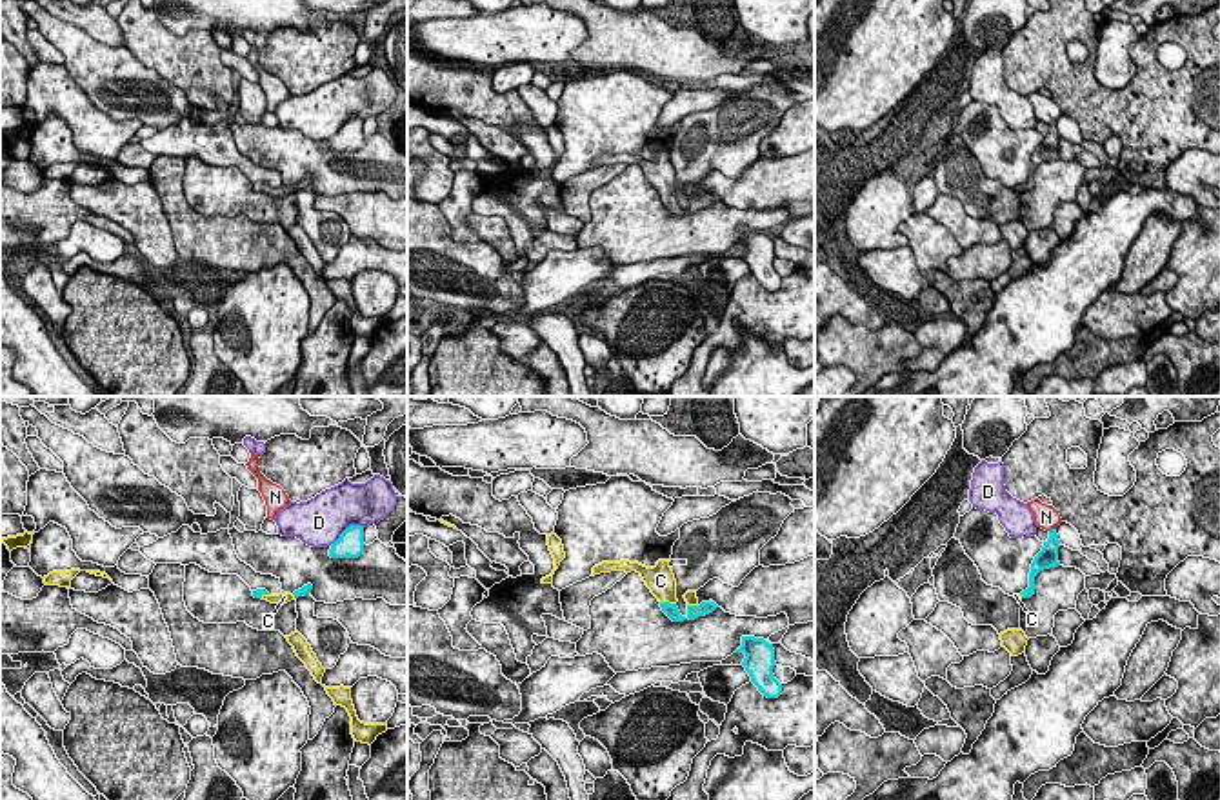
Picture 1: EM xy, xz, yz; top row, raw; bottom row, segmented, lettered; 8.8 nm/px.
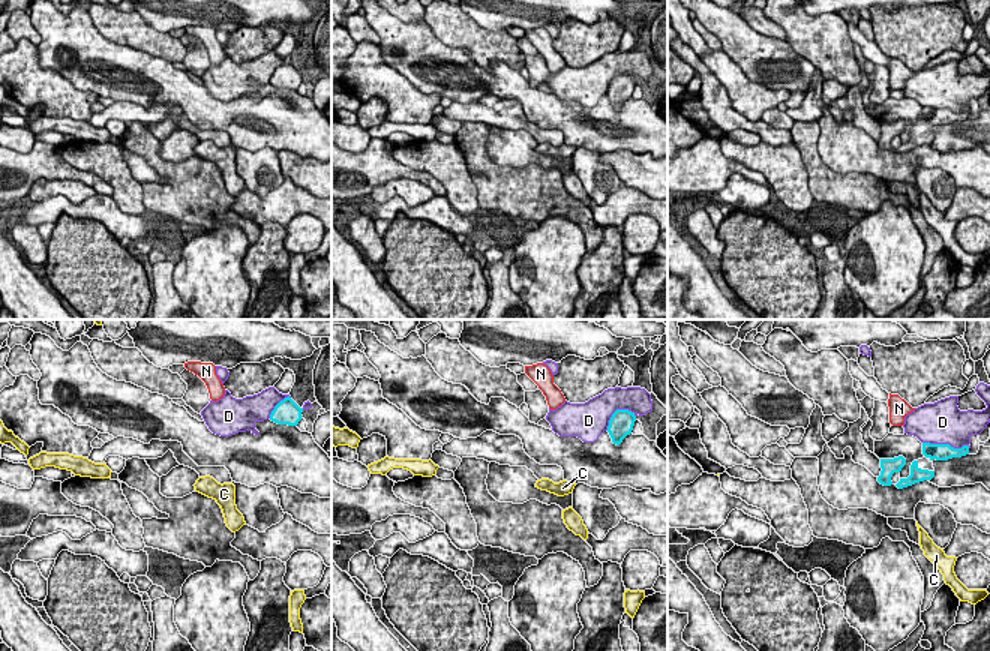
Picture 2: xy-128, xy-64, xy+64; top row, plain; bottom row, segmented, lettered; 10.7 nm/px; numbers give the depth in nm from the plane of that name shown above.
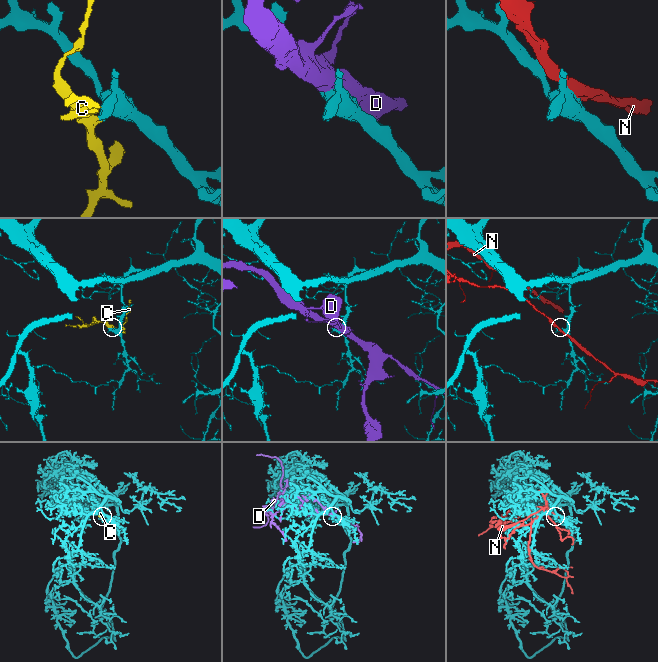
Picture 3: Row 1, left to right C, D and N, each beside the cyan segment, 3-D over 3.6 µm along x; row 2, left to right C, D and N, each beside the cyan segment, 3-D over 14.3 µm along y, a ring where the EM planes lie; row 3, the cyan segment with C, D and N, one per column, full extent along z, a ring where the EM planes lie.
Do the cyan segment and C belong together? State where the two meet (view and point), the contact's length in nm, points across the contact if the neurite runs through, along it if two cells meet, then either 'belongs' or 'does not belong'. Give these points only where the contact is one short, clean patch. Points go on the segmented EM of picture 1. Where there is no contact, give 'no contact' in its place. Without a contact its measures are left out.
contact xz (668, 602); length 150 nm; way xz (693, 611), (680, 619), (668, 602), (660, 580); belongs

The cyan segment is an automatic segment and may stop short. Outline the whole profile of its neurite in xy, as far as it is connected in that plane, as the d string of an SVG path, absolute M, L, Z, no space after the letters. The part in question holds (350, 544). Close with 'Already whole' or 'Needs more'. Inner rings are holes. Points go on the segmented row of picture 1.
M349 525L340 538L331 544L331 558L358 558L364 553L364 527Z. Already whole

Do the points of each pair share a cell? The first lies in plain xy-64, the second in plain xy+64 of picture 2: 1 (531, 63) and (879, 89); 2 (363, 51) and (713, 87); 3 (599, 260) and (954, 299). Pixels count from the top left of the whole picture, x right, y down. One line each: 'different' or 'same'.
1: same
2: different
3: different

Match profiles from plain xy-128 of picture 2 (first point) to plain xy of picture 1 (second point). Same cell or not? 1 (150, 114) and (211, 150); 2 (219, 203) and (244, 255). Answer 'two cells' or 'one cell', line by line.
1: one cell
2: one cell

